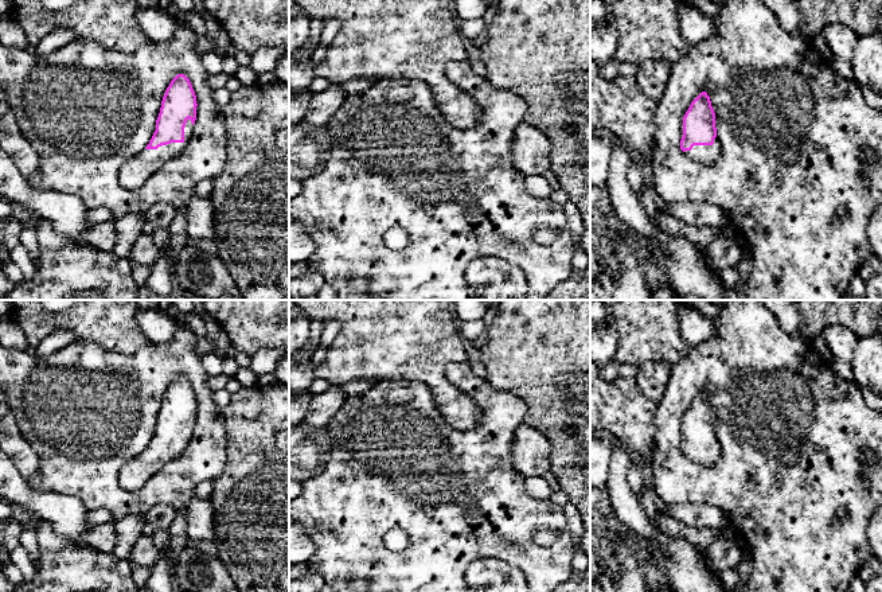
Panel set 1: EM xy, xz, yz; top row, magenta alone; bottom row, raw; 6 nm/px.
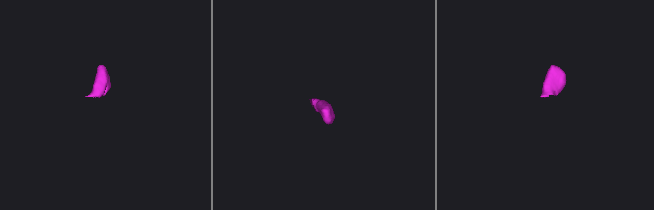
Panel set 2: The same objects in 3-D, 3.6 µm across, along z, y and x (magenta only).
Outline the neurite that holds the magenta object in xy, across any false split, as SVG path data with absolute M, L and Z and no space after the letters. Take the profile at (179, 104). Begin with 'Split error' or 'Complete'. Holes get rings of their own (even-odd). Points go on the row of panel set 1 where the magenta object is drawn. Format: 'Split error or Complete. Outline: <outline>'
Split error. Outline: M177 74L165 90L149 144L120 170L118 182L126 190L140 188L167 161L180 155L192 135L196 106L190 79Z

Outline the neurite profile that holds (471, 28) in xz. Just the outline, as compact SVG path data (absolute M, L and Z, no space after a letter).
M484 19L460 20L460 32L467 40L479 36L488 27Z

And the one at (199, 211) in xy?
M194 195L184 206L187 233L192 239L214 238L214 209L210 199Z

